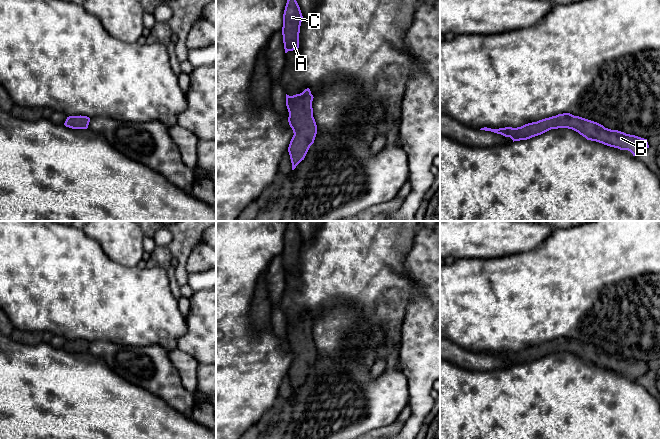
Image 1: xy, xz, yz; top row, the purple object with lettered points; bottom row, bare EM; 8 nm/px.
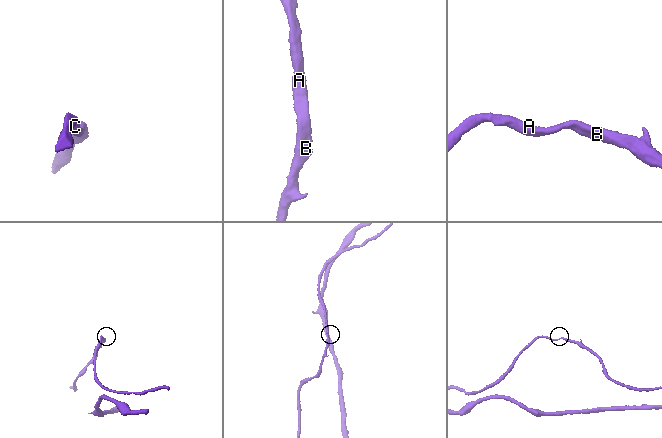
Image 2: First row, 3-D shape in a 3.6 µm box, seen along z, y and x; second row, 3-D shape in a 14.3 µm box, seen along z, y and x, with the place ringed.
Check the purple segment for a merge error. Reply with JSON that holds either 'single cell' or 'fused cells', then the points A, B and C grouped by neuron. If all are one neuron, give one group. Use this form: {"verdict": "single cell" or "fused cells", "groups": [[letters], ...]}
{"verdict": "single cell", "groups": [["A", "B", "C"]]}

